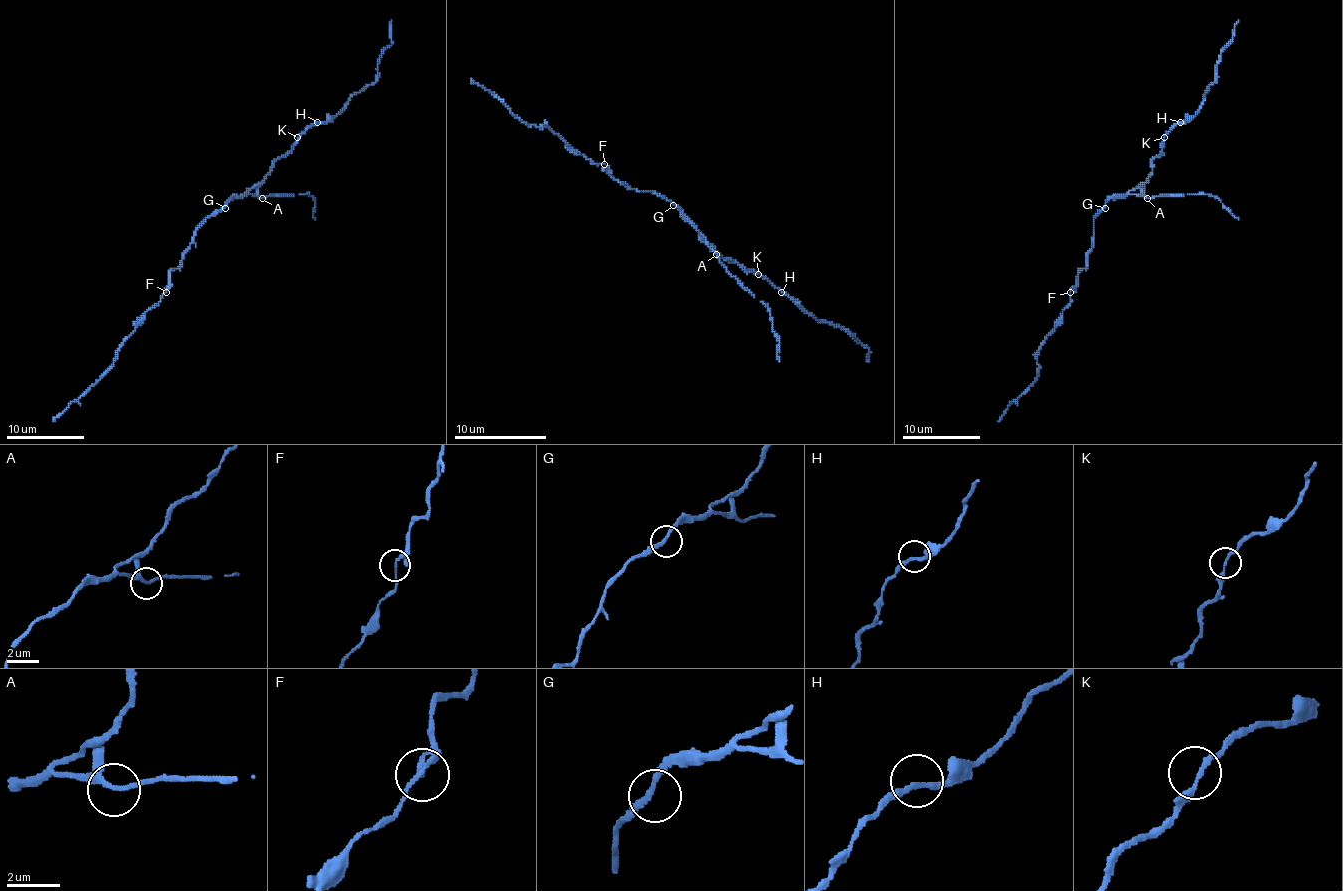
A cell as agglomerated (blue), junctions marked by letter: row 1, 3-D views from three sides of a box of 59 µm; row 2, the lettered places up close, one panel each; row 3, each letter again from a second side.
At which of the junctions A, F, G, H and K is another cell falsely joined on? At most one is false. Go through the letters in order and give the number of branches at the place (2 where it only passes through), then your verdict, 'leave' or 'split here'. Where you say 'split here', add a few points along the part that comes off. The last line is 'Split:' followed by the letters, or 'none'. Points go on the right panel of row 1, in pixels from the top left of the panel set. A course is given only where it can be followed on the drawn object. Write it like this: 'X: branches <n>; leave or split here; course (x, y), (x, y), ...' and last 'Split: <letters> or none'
A: branches 2; leave
F: branches 2; leave
G: branches 2; leave
H: branches 2; leave
K: branches 2; leave
Split: none

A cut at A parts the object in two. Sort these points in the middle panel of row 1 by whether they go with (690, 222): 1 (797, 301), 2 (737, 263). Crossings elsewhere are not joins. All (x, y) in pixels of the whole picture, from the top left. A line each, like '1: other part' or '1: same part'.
1: same part
2: same part

